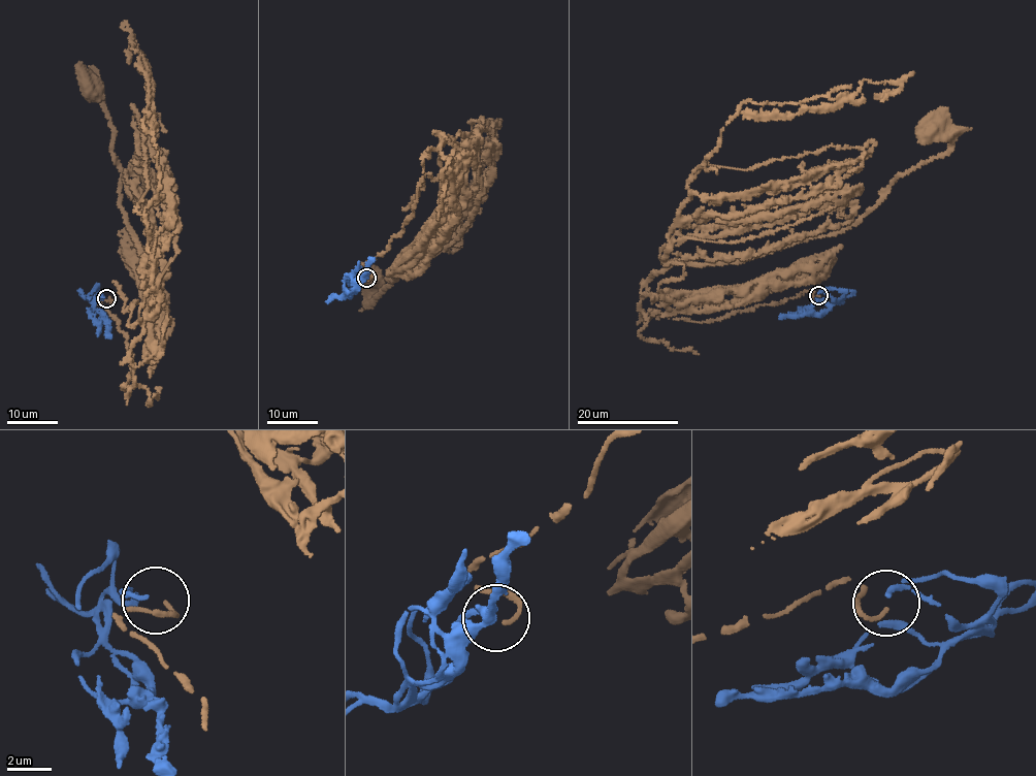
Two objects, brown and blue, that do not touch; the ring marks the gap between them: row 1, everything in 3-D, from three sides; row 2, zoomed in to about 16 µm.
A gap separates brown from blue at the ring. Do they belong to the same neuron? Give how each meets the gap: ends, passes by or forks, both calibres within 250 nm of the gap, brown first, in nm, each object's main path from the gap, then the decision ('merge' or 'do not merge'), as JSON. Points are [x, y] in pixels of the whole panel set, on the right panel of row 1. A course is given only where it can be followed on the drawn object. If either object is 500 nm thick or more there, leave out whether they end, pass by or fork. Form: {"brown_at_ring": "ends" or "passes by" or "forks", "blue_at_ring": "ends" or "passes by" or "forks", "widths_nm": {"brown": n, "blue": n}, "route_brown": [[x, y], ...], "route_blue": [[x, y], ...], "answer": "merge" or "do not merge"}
{"brown_at_ring": "ends", "blue_at_ring": "ends", "widths_nm": {"brown": 220, "blue": 240}, "route_brown": [[817, 296], [700, 321], [641, 312], [646, 282], [674, 262], [736, 263], [846, 230], [948, 150], [934, 128]], "route_blue": [[818, 294], [823, 292], [837, 301], [818, 315], [778, 319]], "answer": "merge"}

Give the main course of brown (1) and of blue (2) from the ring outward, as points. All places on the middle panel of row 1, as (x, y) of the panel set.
1: (367, 278), (361, 266), (401, 232), (424, 156), (445, 136), (456, 148), (450, 200), (367, 304), (370, 281)
2: (364, 278), (358, 279), (355, 292), (347, 294), (359, 288), (366, 264), (375, 258)

